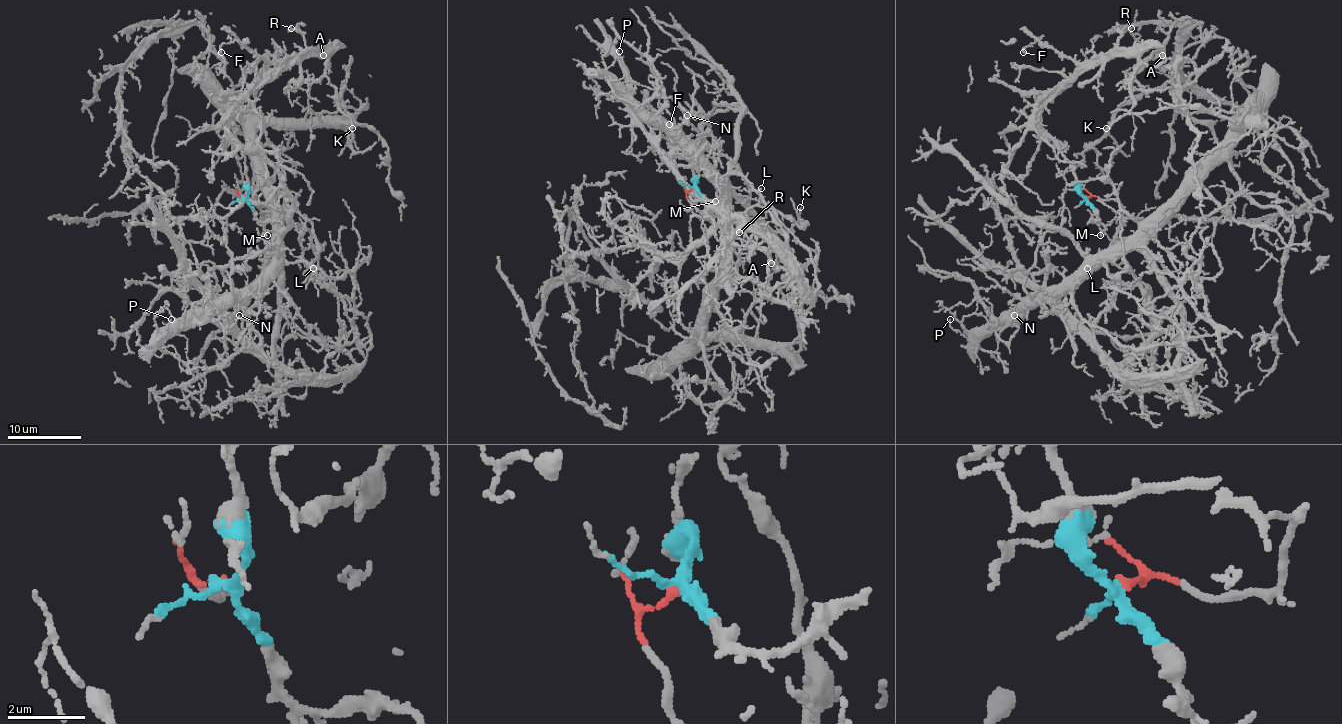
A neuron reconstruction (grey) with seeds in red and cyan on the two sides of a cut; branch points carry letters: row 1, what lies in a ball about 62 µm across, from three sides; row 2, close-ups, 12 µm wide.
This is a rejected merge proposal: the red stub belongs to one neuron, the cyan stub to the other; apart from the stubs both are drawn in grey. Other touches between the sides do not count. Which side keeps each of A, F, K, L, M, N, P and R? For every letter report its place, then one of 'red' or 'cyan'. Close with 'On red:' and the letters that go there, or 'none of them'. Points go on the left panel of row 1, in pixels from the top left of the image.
A: (323, 55) | cyan
F: (221, 52) | cyan
K: (352, 128) | cyan
L: (313, 268) | red
M: (267, 235) | cyan
N: (239, 315) | red
P: (171, 319) | red
R: (291, 28) | cyan
On red: L, N, P

